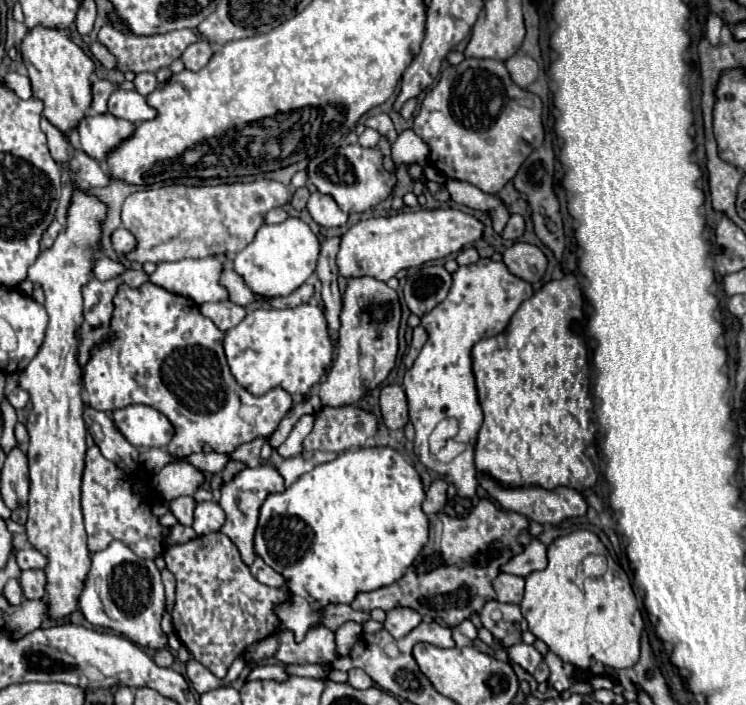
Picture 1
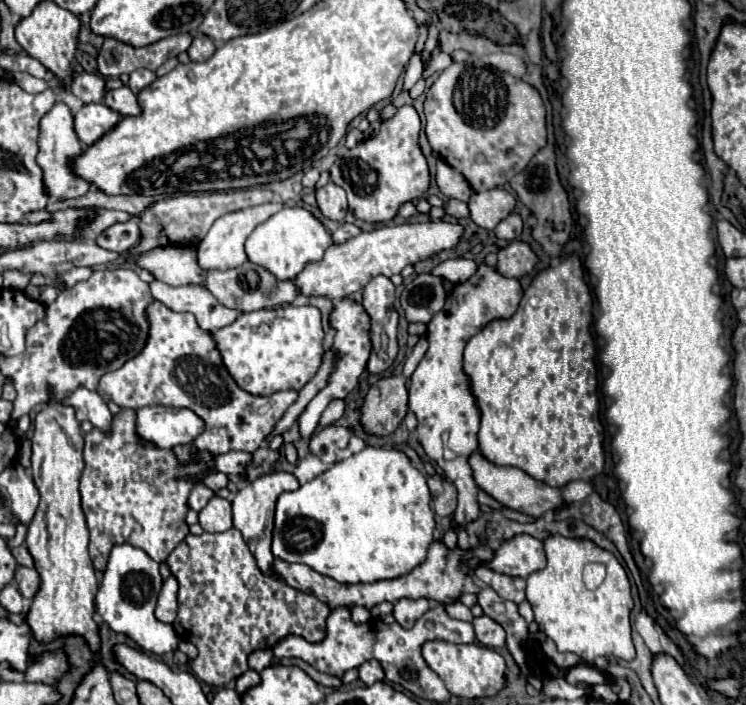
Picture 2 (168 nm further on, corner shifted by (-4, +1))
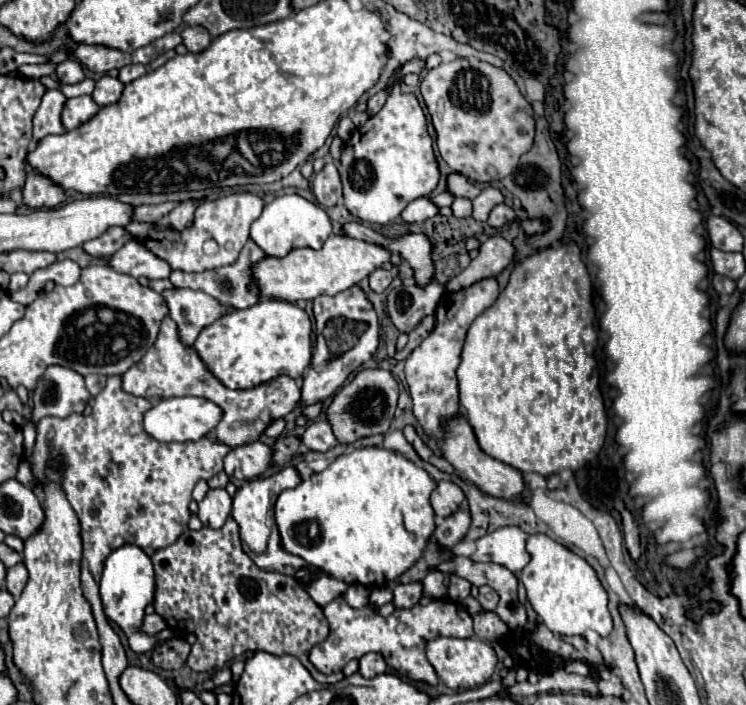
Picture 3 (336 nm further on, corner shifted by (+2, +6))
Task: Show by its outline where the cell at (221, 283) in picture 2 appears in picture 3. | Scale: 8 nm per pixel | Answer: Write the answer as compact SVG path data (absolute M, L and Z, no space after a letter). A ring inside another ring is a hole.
M248 240L246 246L242 248L240 252L240 258L230 264L230 266L222 266L222 268L216 268L216 270L206 270L206 272L182 272L182 270L174 270L170 274L170 282L176 286L176 288L192 288L192 290L202 290L206 294L210 294L212 298L216 298L224 308L234 308L234 310L240 310L240 308L250 308L258 302L258 296L260 296L260 284L256 282L252 270L254 266L264 260L264 252L252 242Z

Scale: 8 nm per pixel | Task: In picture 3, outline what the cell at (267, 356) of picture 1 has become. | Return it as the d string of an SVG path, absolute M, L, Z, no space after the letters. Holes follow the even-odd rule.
M260 300L246 310L228 312L206 326L194 350L226 388L254 388L280 374L300 378L312 360L312 322L308 314L286 300Z

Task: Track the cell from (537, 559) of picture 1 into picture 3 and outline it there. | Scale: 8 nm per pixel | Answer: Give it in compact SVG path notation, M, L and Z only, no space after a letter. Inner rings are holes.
M504 526L476 540L478 550L470 556L474 562L494 562L520 576L522 568L530 562L526 550L528 534L518 526Z

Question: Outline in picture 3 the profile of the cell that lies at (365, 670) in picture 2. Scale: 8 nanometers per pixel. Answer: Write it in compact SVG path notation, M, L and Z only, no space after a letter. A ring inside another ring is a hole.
M370 652L370 654L364 654L360 658L360 674L364 678L374 678L374 676L384 674L384 672L386 672L386 662L384 662L382 654Z

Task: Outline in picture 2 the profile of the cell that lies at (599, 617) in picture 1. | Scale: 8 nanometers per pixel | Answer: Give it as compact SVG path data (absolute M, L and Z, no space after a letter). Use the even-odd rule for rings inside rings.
M562 535L544 539L544 551L548 563L542 571L528 577L526 587L526 599L534 609L540 631L556 643L558 651L576 653L586 663L592 663L600 655L632 661L636 655L630 637L630 611L634 601L630 597L630 581L616 557L588 539L566 539ZM588 563L606 565L604 581L592 591L582 581L582 569Z

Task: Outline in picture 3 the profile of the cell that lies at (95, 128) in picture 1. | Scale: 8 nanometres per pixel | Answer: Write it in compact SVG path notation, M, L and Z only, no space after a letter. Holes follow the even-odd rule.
M78 96L78 98L70 98L64 104L64 128L66 130L74 130L80 124L84 124L86 120L94 118L96 112L100 110L100 106L92 100L92 96Z

